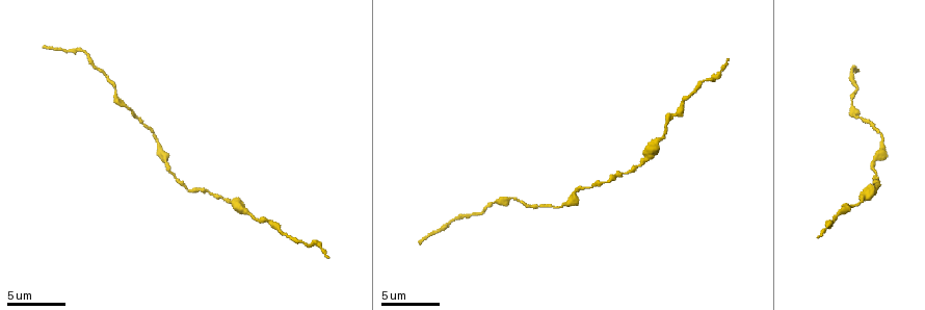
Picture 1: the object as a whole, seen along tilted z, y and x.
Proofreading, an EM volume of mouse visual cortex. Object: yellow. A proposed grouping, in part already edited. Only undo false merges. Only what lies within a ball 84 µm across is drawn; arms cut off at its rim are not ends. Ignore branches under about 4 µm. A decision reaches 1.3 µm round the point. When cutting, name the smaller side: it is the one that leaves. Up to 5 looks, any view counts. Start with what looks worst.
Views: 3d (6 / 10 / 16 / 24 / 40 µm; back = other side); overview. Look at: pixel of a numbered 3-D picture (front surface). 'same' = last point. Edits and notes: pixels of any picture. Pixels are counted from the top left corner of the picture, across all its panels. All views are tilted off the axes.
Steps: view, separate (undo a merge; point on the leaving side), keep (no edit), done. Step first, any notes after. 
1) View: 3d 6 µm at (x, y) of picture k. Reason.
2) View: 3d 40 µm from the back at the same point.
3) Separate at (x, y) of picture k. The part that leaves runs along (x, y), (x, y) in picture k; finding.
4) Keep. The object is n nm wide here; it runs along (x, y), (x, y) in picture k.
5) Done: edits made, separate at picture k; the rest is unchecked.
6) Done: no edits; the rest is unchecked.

View: 3d 10 µm at (304, 245) of picture 1. Thin neck.

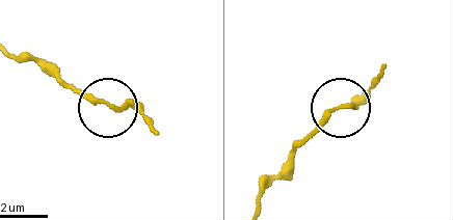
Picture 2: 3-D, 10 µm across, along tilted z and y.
Keep. It runs along (257, 207), (295, 145), (381, 74) in picture 2; all the same neuron.

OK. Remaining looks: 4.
View: 3d 10 µm at (177, 178) of picture 1.

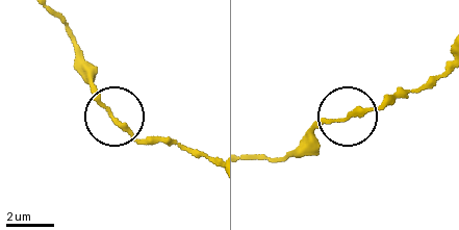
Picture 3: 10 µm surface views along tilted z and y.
Keep. It runs along (342, 118), (364, 114), (402, 96) in picture 3; one neuron here.

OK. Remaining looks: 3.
View: 3d 10 µm at (862, 196) of picture 1.

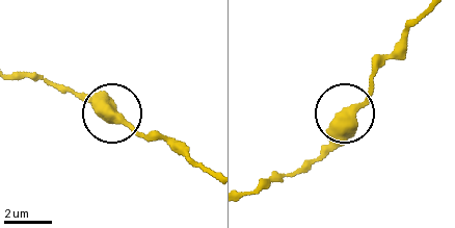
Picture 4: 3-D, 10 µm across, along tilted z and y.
Keep. The object is 490 nm wide here; it runs along (18, 77), (92, 98), (146, 141) in picture 4; all the same neuron.

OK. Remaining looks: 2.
Done: no edits; the rest is unchecked.

